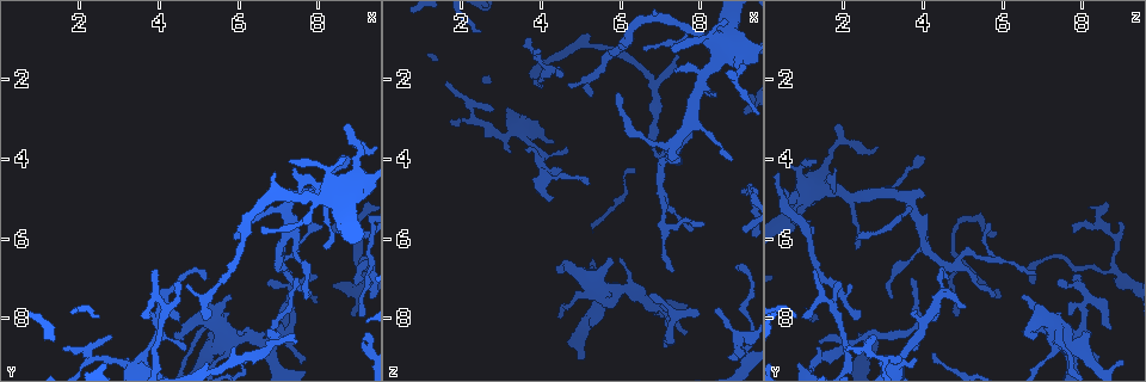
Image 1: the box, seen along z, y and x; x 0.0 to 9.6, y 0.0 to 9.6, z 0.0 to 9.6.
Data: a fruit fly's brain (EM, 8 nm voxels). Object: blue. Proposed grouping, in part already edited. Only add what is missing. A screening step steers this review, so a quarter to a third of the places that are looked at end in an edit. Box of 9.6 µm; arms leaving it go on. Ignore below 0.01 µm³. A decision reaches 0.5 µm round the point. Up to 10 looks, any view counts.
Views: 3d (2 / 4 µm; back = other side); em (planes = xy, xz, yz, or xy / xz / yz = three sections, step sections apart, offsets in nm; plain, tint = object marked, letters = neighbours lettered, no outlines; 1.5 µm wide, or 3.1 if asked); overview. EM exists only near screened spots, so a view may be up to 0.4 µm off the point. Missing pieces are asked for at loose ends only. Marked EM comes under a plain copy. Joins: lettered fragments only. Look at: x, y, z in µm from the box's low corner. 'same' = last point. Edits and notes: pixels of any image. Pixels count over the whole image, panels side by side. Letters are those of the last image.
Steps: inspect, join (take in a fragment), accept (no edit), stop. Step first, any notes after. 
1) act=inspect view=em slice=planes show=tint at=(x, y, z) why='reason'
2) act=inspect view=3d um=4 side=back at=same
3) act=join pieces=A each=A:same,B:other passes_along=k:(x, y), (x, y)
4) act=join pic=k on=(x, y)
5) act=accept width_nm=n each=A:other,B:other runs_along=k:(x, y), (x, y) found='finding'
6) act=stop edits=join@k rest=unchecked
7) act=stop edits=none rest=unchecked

act=inspect view=em slice=xz step=4 show=letters at=(2.80, 8.40, 2.75) why='thin end'

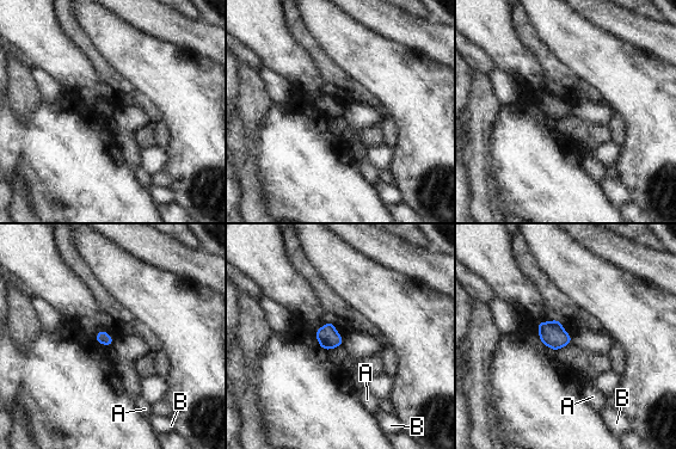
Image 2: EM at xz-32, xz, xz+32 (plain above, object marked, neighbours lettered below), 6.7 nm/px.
act=inspect view=em slice=planes show=letters at=same why='cut it another way'

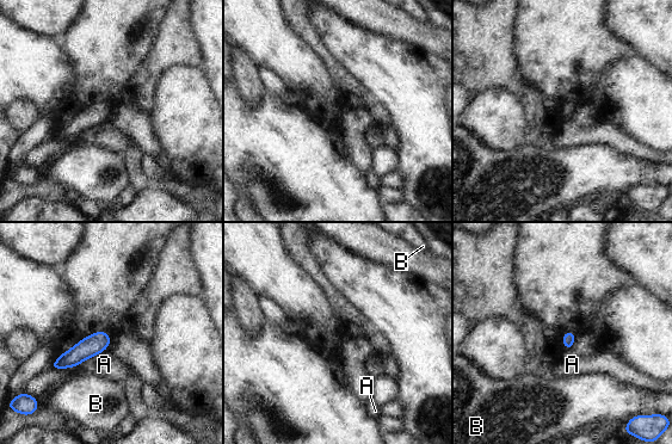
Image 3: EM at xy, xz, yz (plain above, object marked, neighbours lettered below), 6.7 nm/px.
act=accept each=A:other,B:other runs_along=3:(105, 335), (72, 358), (55, 365) found='none of them fits'

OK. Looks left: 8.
act=inspect view=em slice=planes show=letters at=(4.55, 8.10, 4.25) why='an open end'

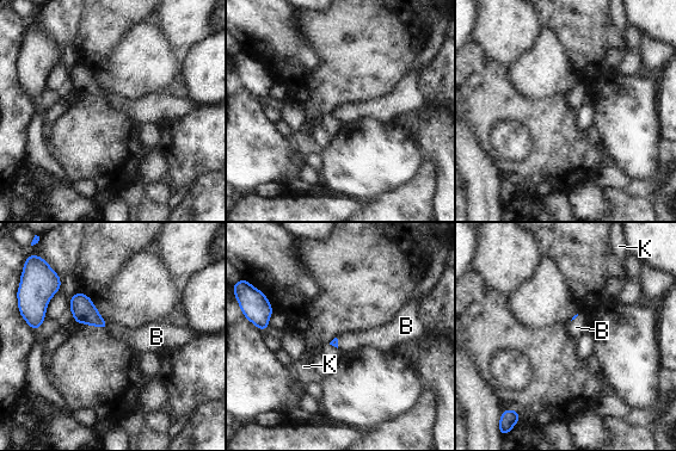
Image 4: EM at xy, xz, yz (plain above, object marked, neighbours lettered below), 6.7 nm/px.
act=join pieces=B longest_contact=B:50nm each=B:same,K:other found='the neuron continues'

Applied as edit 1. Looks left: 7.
act=inspect view=overview why='see it whole again'

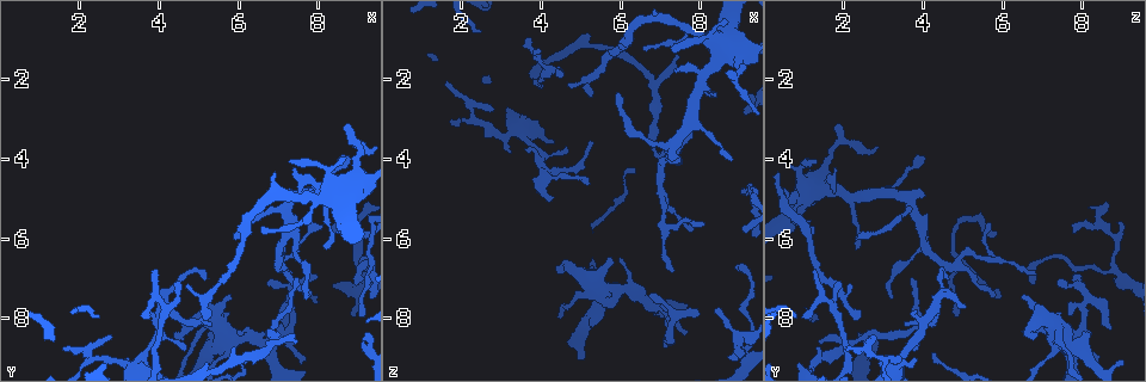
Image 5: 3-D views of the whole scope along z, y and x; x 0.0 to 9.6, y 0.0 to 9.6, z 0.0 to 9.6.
act=inspect view=3d um=2 at=(8.80, 4.00, 4.10) why='free end'

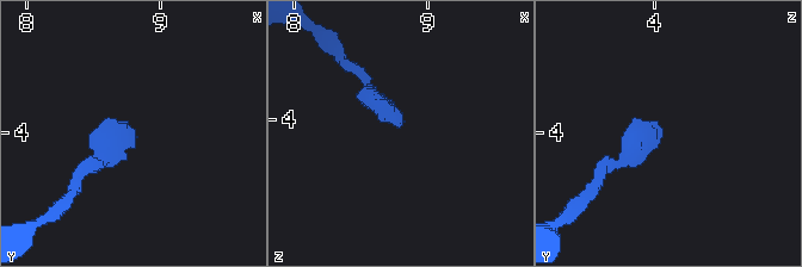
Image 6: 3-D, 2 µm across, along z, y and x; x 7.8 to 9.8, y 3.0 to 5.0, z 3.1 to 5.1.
act=inspect view=em slice=xz step=8 show=letters at=(8.80, 4.02, 4.04) why='now the EM'

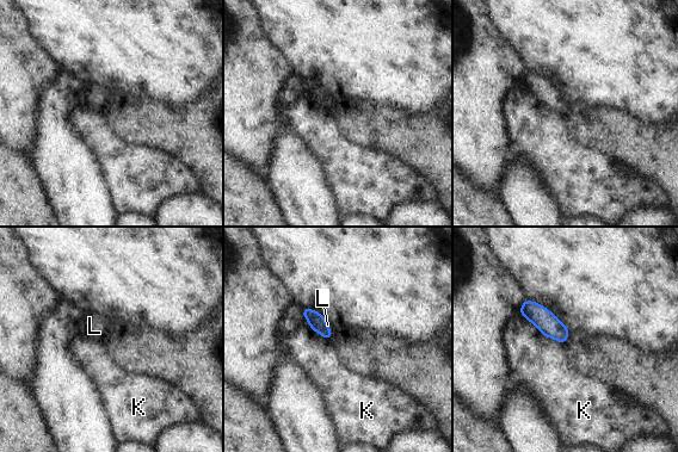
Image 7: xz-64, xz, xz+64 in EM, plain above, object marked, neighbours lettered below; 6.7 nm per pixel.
act=inspect view=em slice=planes show=letters at=same

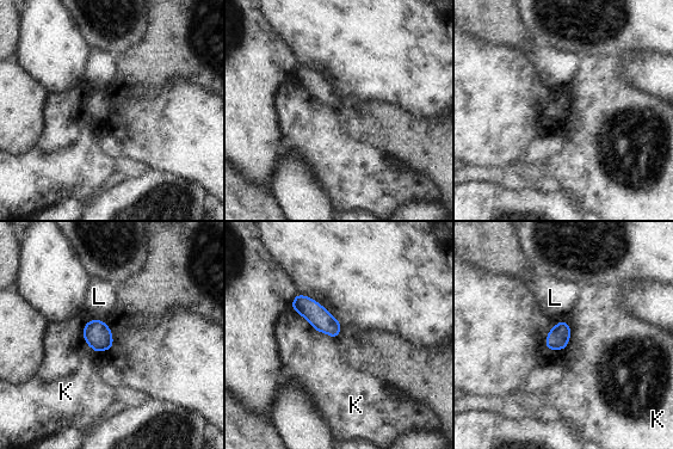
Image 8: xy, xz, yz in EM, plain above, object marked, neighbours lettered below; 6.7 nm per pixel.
act=accept longest_contact=K:380nm each=K:other,L:other found='none of them fits'

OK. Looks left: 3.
act=stop edits=join@4 rest=unchecked

